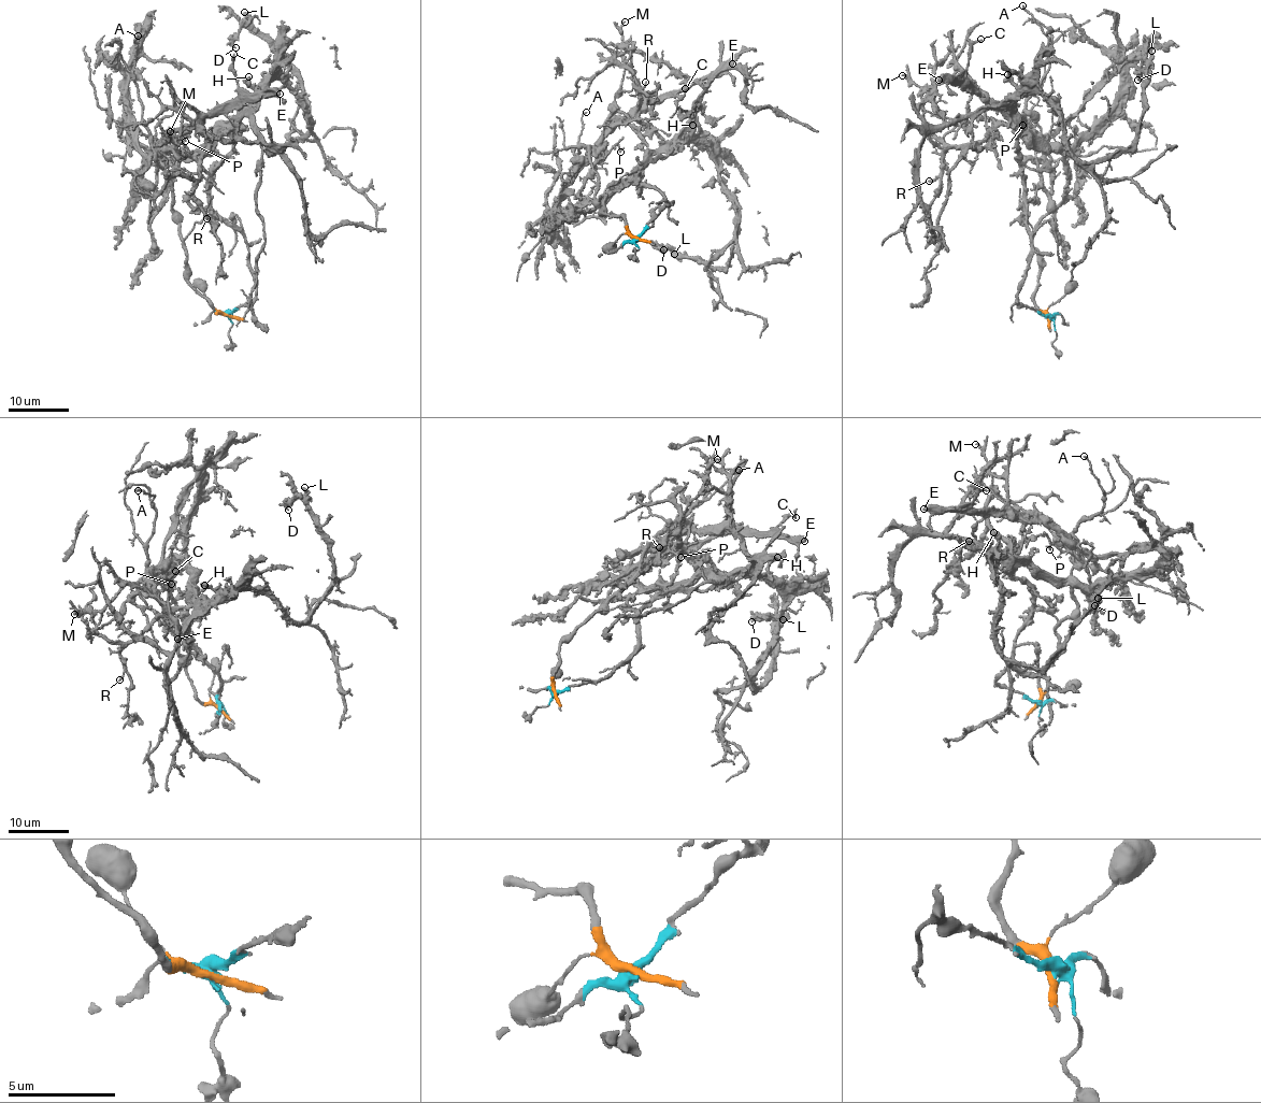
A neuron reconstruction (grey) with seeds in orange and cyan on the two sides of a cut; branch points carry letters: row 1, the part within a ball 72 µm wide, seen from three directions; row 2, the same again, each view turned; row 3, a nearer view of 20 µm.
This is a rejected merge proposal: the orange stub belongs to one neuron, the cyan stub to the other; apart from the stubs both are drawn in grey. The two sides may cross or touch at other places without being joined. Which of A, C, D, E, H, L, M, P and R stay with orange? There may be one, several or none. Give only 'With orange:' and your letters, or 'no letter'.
With orange: A, C, E, M, P

